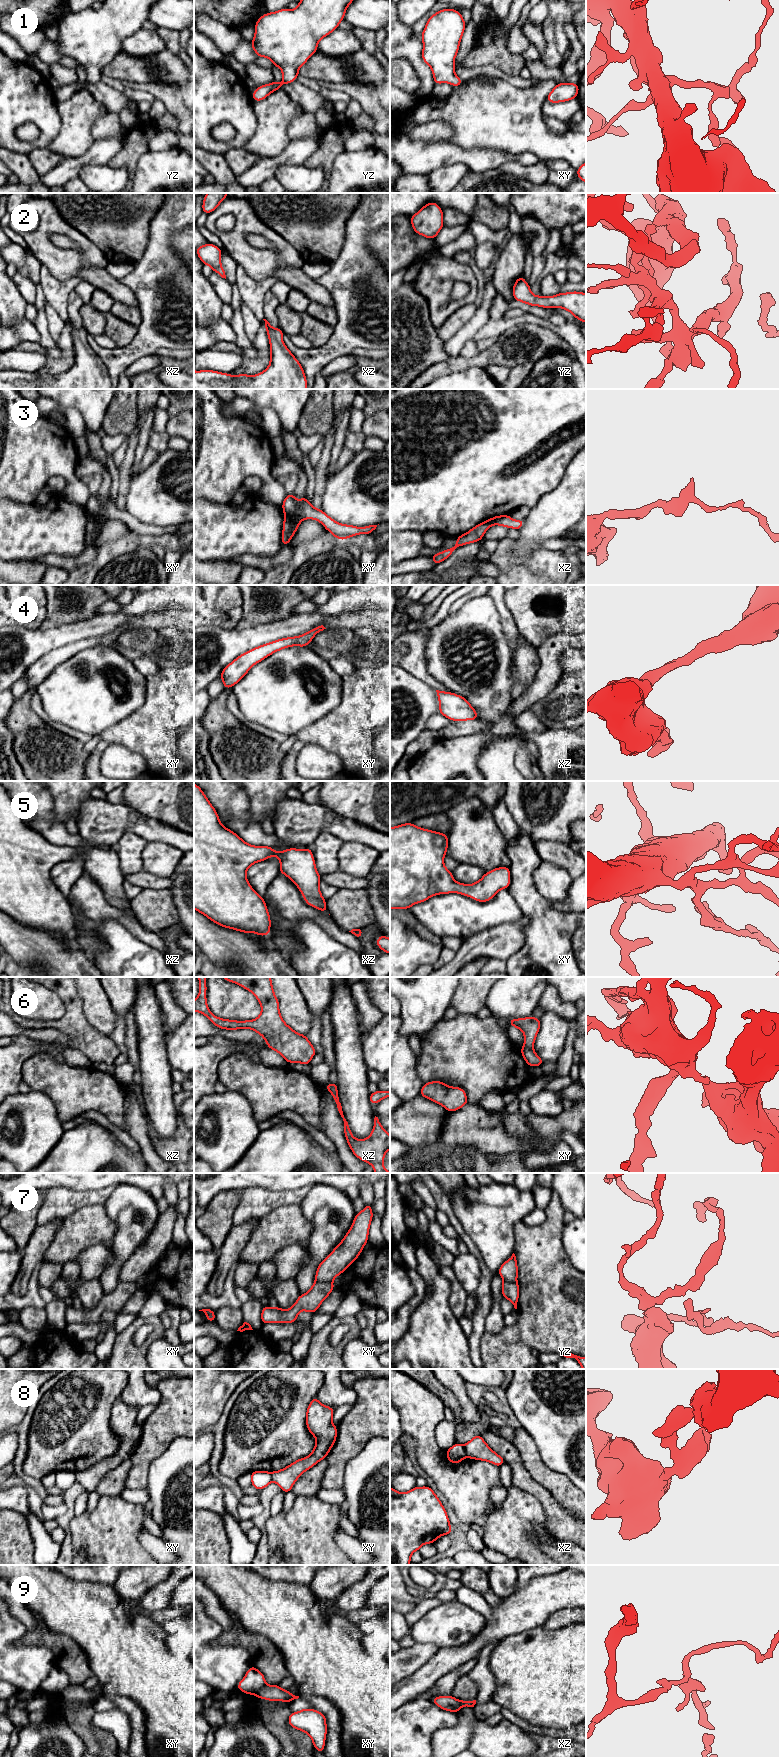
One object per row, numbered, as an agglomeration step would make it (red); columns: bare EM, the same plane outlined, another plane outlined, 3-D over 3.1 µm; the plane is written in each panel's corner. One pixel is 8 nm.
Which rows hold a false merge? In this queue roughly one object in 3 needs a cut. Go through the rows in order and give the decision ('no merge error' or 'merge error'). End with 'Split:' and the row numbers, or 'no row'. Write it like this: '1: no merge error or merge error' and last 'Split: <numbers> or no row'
1: no merge error
2: no merge error
3: merge error
4: no merge error
5: no merge error
6: merge error
7: merge error
8: merge error
9: merge error
Split: 3, 6, 7, 8, 9

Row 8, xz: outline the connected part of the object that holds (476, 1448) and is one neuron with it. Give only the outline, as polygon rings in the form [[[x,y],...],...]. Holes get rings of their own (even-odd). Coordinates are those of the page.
[[[475,1435],[464,1448],[468,1458],[488,1461],[498,1467],[505,1463],[504,1458],[494,1452],[480,1435]]]

